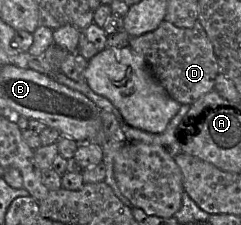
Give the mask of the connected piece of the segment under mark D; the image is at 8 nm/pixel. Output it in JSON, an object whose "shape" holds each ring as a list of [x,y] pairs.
{"shape":[[[164,20],[156,30],[131,37],[128,47],[144,57],[154,78],[181,105],[191,106],[201,96],[214,90],[220,68],[212,43],[198,21],[190,28],[180,28]]]}

